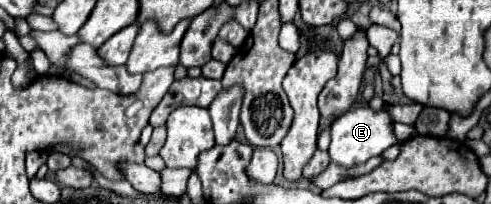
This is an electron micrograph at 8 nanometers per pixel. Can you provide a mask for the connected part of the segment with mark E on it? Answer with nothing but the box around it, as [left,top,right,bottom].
[329,108,397,168]

